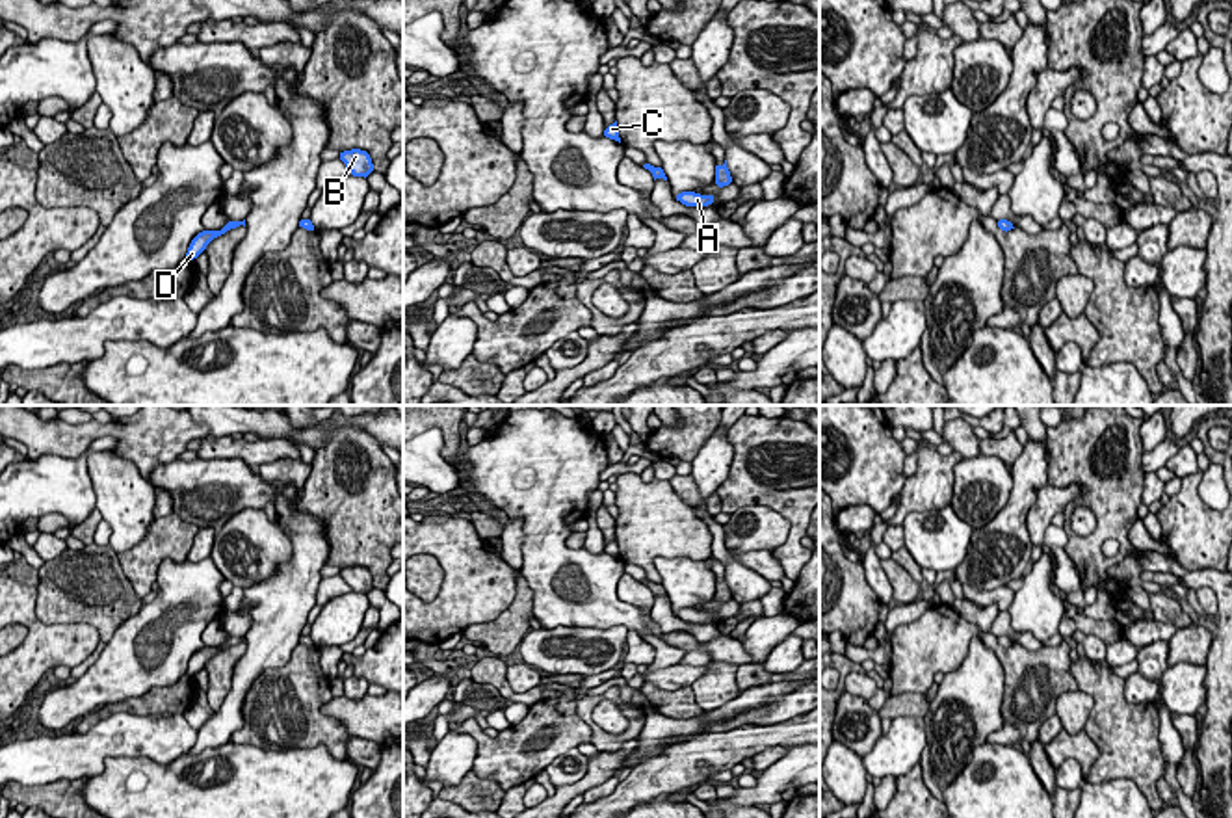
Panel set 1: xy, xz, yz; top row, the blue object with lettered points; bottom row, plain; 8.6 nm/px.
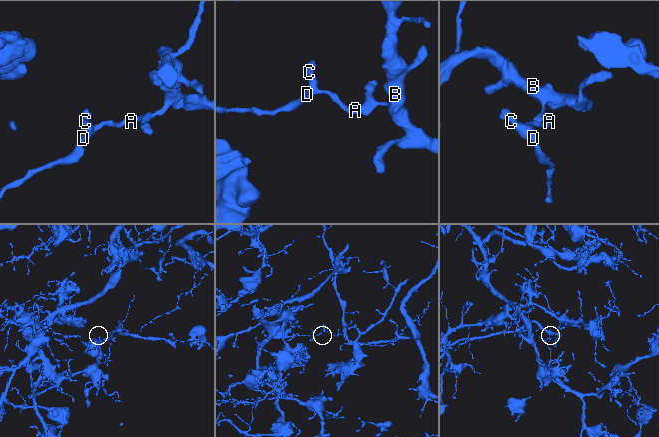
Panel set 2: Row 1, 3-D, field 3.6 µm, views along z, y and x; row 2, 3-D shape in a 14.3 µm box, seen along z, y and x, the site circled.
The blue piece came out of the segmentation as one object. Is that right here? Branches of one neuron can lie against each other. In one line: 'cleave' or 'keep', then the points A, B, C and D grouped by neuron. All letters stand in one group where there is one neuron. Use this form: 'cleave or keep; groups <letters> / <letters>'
cleave; groups A B / C D

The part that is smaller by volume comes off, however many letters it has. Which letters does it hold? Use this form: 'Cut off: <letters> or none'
Cut off: A, B

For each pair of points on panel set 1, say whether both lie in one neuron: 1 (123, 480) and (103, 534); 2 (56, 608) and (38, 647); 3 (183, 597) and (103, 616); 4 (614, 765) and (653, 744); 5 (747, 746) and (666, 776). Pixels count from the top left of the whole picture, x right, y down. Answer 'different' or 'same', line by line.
1: different
2: different
3: different
4: different
5: same

